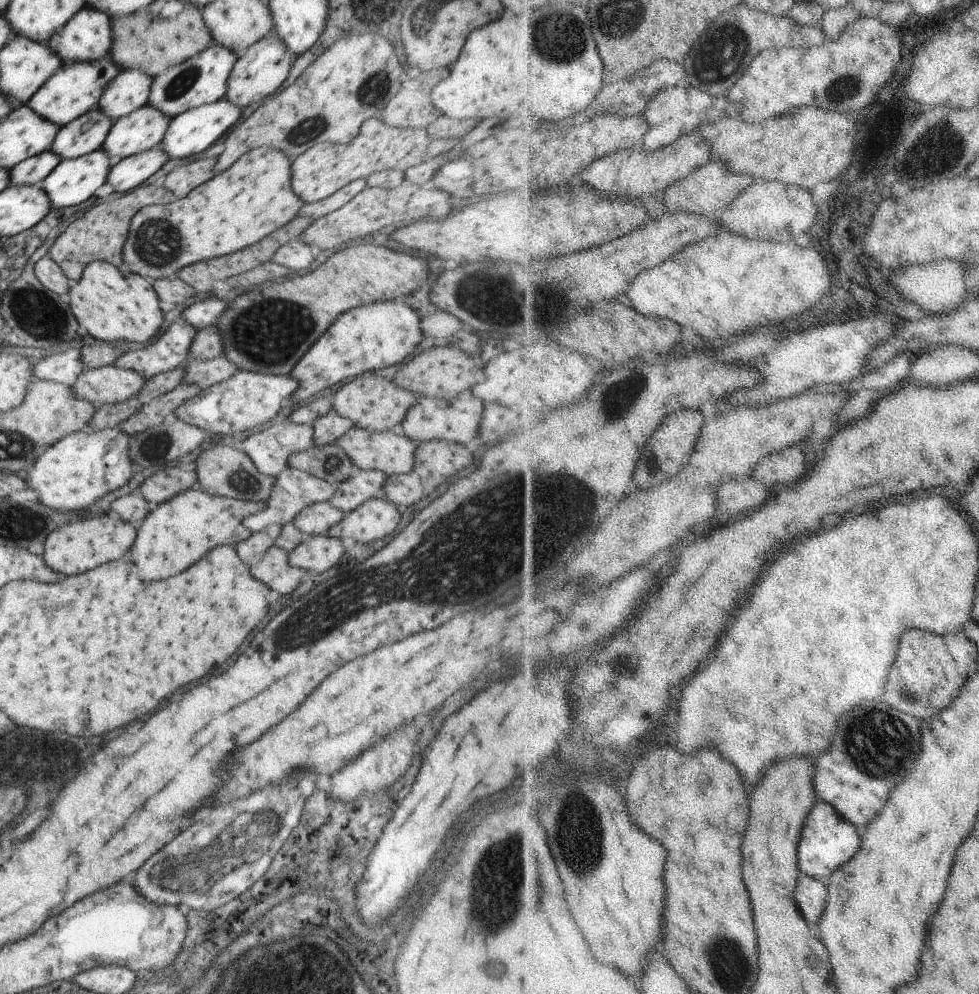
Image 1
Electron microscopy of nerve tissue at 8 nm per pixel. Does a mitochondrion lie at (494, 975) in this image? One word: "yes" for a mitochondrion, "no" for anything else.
yes

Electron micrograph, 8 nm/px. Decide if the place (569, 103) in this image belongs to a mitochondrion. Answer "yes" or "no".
no

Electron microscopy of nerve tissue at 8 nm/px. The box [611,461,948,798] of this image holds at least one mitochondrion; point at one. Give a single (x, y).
(877, 745)

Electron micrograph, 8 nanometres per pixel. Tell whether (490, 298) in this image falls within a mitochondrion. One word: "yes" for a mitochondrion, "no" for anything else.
yes

